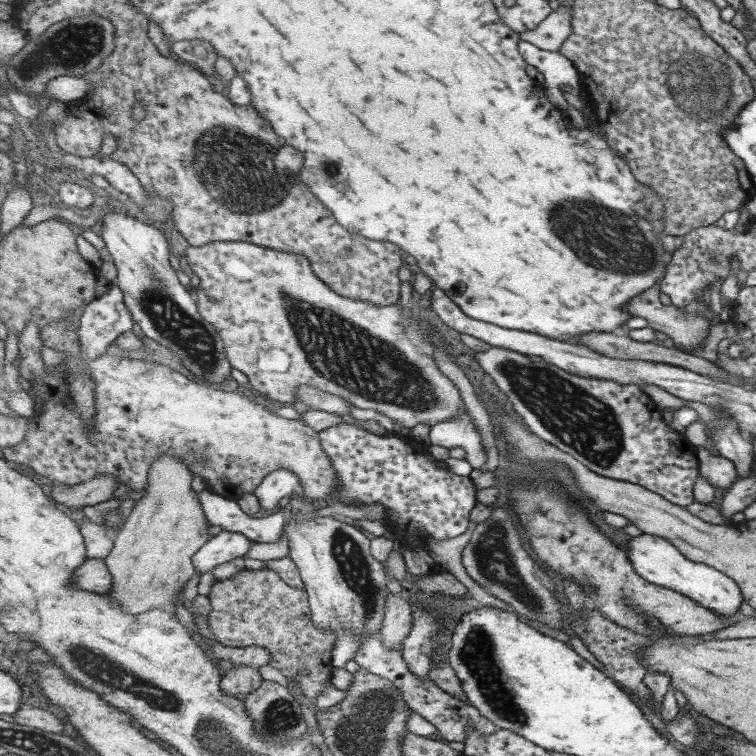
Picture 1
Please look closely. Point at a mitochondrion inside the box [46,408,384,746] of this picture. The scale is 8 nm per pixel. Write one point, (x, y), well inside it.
(98, 664)

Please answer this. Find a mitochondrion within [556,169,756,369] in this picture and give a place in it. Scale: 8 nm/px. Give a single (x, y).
(716, 254)

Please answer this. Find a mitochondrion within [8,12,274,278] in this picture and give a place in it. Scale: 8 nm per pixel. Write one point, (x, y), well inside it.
(73, 45)

